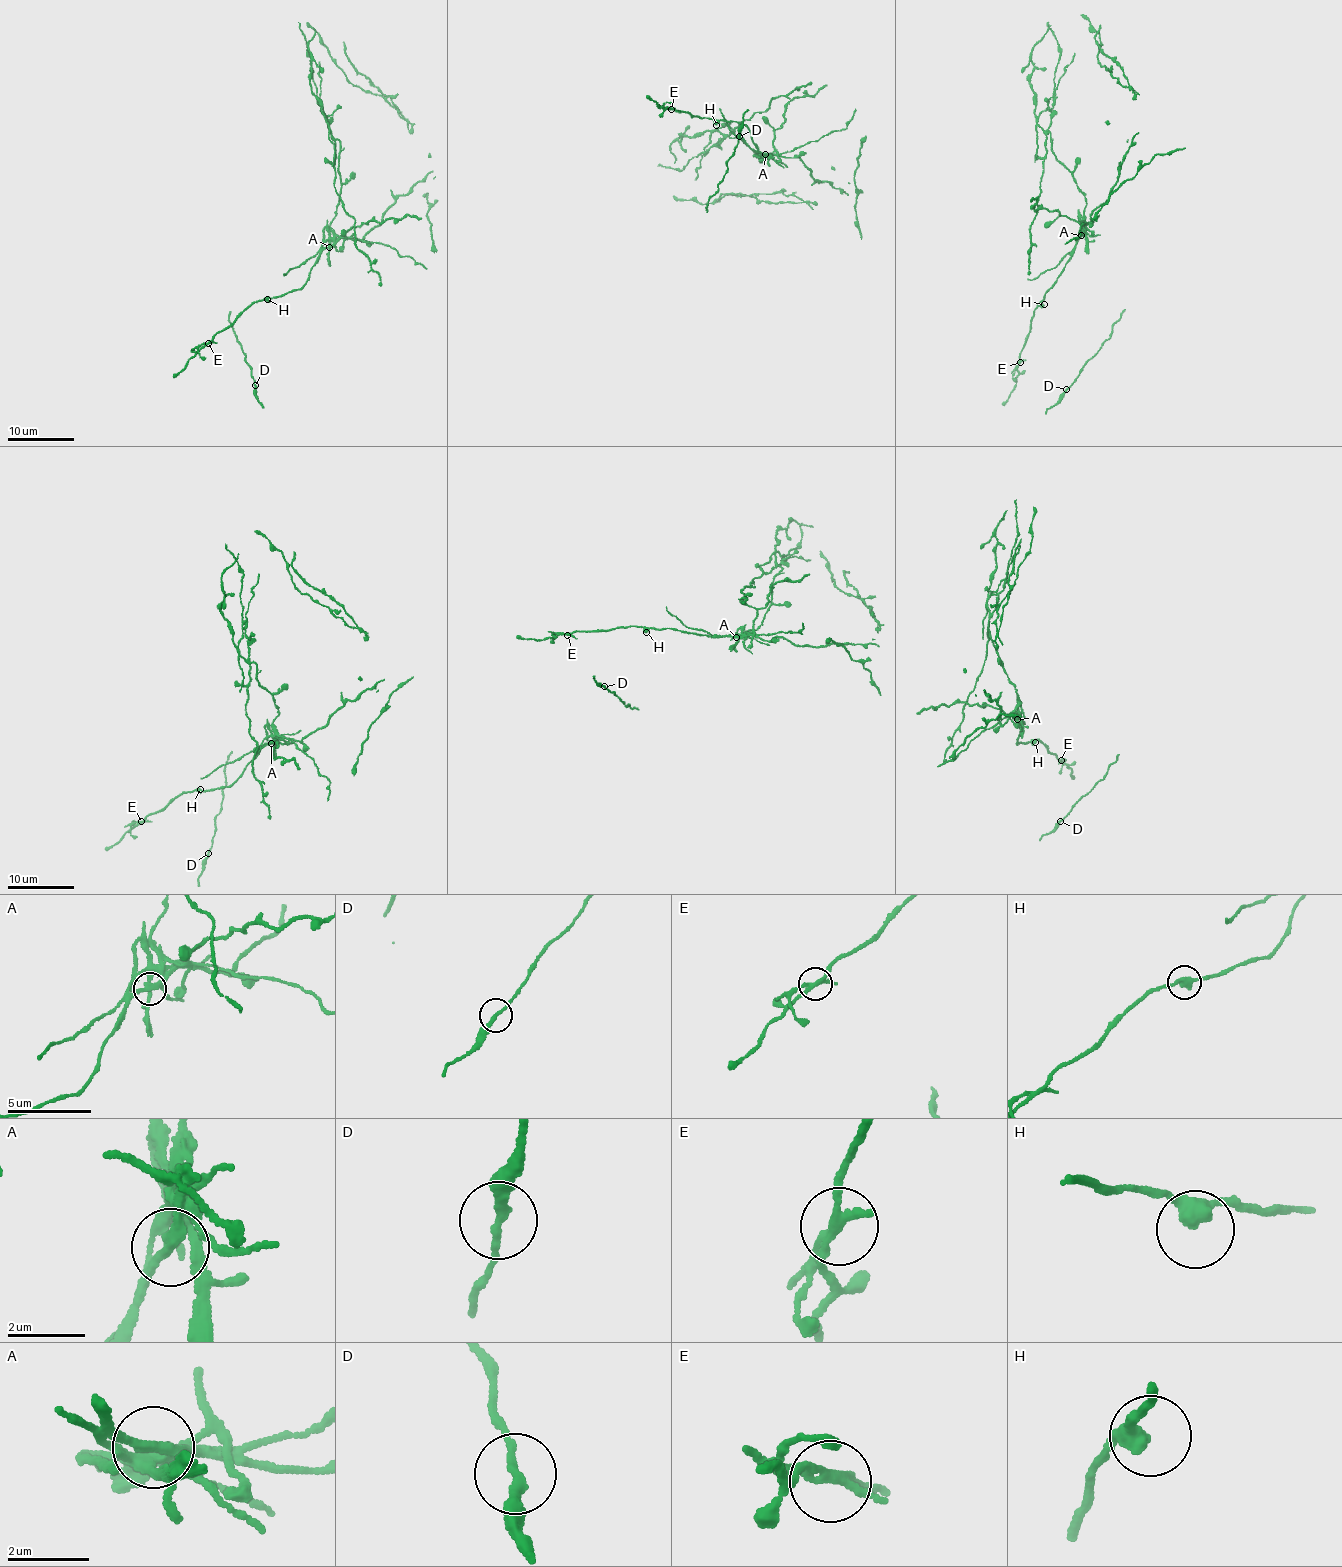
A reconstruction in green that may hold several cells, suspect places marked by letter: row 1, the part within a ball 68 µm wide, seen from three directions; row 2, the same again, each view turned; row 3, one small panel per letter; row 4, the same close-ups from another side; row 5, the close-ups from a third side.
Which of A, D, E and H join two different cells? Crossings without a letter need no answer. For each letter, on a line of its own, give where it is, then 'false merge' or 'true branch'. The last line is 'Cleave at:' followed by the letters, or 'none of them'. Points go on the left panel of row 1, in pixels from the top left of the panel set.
A: place (329, 247); false merge
D: place (255, 385); true branch
E: place (208, 343); false merge
H: place (267, 299); true branch
Cleave at: A, E

